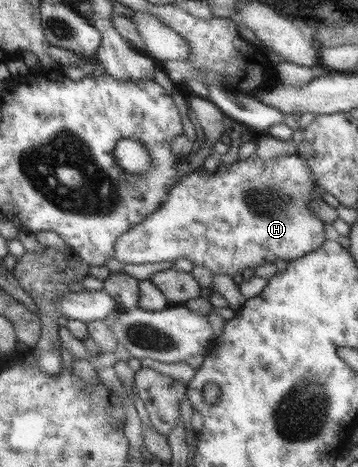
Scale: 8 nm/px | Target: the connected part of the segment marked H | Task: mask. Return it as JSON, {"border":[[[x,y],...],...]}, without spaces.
{"border":[[[298,153],[280,155],[269,160],[263,160],[257,155],[252,155],[252,157],[244,161],[237,160],[227,166],[220,164],[218,169],[211,174],[206,172],[203,167],[198,168],[175,182],[169,191],[168,201],[162,203],[161,206],[142,223],[139,223],[118,239],[118,242],[114,245],[114,258],[112,259],[124,264],[143,265],[144,263],[176,262],[177,259],[184,258],[191,260],[196,266],[206,267],[206,269],[209,269],[214,275],[230,275],[232,277],[237,273],[242,274],[245,269],[254,271],[256,267],[262,264],[276,263],[278,260],[288,263],[294,262],[294,260],[298,258],[304,258],[304,256],[312,254],[312,251],[316,251],[316,249],[322,247],[322,244],[326,242],[326,233],[324,232],[326,223],[323,219],[320,219],[320,216],[317,216],[309,206],[311,205],[311,201],[321,199],[319,188],[319,185],[313,178],[310,166]]]}

